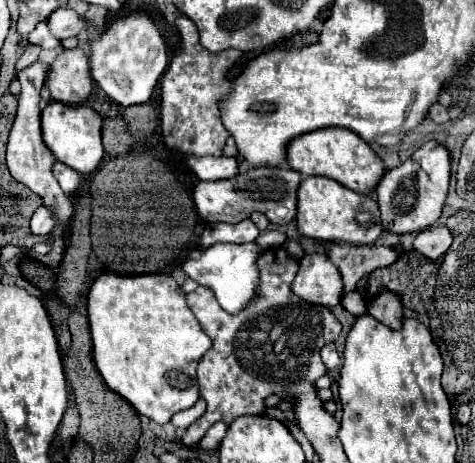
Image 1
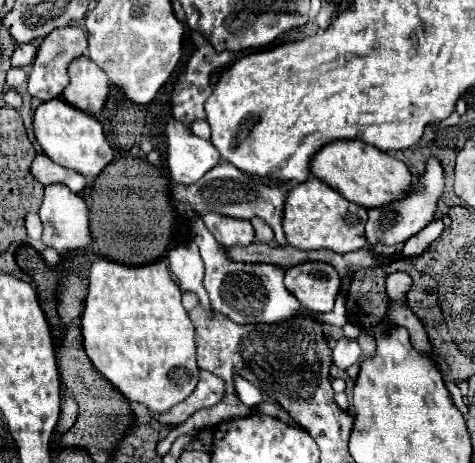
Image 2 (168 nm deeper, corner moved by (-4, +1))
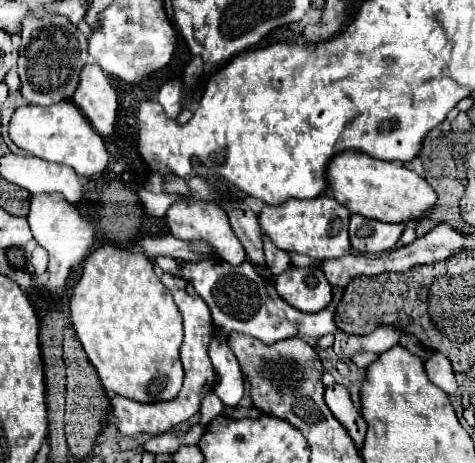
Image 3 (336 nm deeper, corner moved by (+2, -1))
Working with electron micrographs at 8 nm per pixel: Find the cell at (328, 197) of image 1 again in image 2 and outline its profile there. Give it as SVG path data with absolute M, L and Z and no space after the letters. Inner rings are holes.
M310 178L306 184L296 184L286 194L286 204L282 210L282 228L288 244L298 250L328 248L338 254L360 250L366 244L364 224L366 208L344 200L336 190L330 190L328 184L320 182L318 178Z

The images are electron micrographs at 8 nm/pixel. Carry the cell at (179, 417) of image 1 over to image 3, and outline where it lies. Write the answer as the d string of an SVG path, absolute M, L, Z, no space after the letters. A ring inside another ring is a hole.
M162 274L162 284L170 290L170 294L174 296L174 302L184 318L184 342L180 348L180 358L186 370L186 378L184 378L184 386L180 390L180 394L170 400L170 402L154 402L154 404L140 404L122 396L114 396L110 400L112 404L112 418L116 418L118 422L118 430L124 436L136 436L136 434L164 434L168 432L172 426L186 422L188 418L192 418L194 414L198 414L200 410L200 402L206 394L210 394L214 390L214 382L216 382L216 372L214 366L208 358L208 344L210 338L214 334L214 324L210 318L210 310L206 306L206 302L196 294L196 290L192 288L192 284L184 278L172 276L172 274Z

